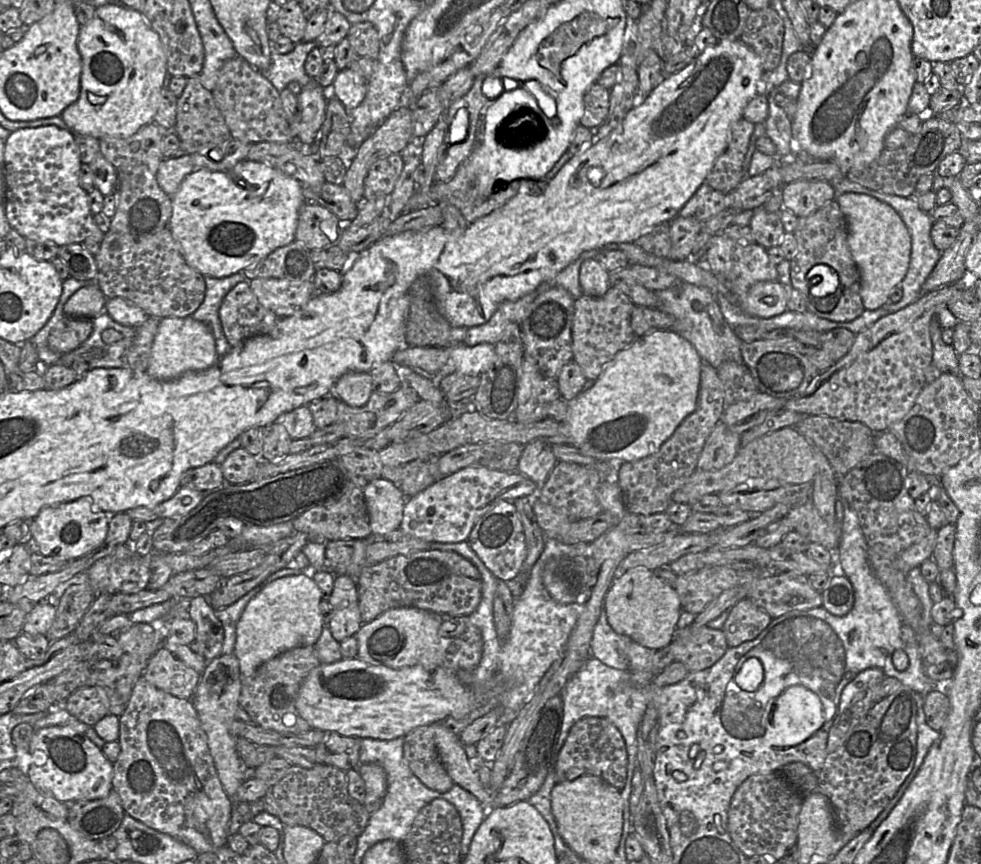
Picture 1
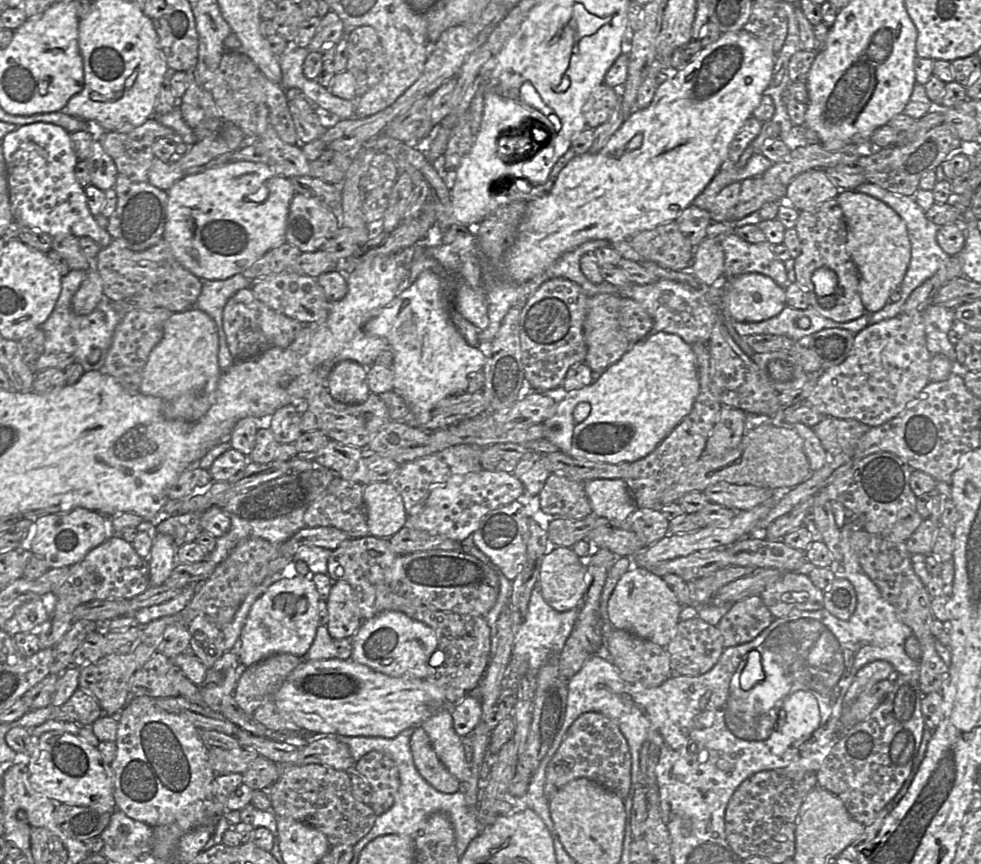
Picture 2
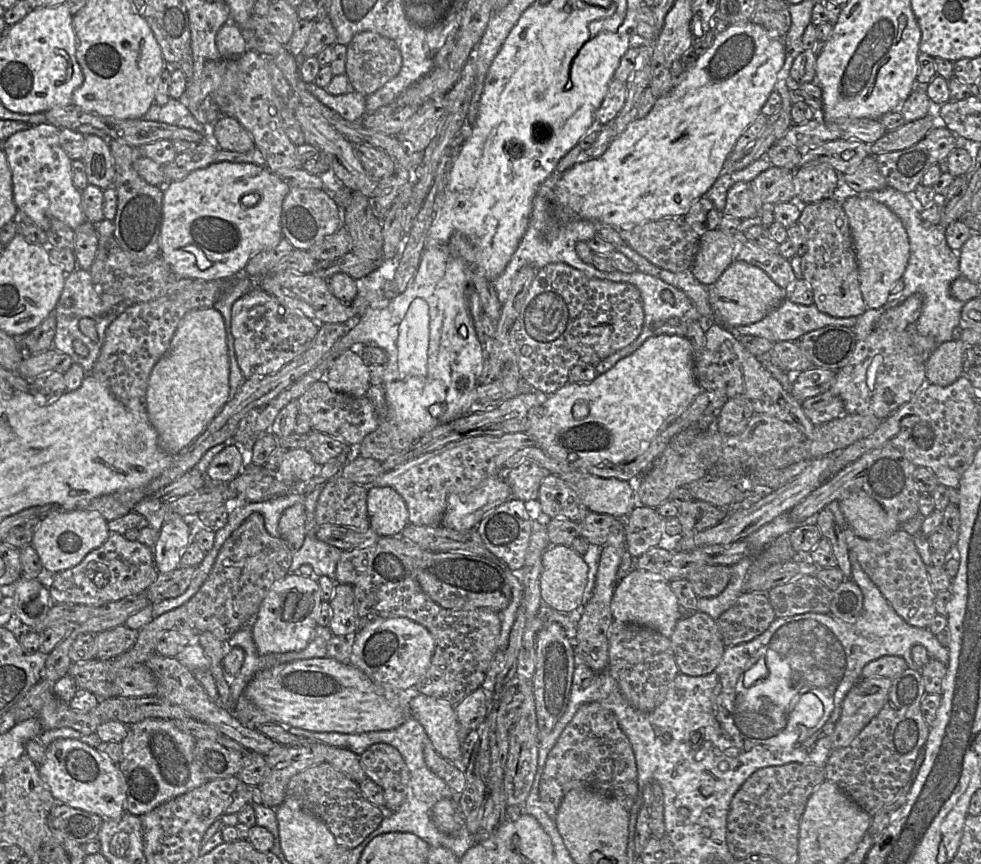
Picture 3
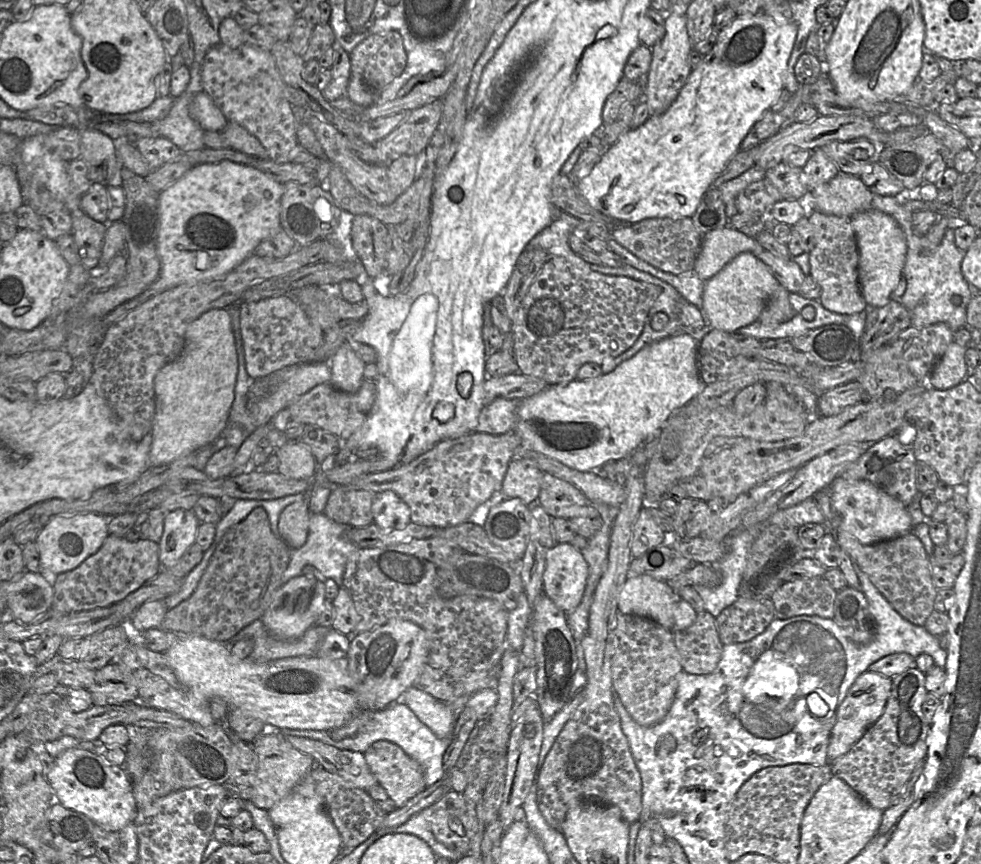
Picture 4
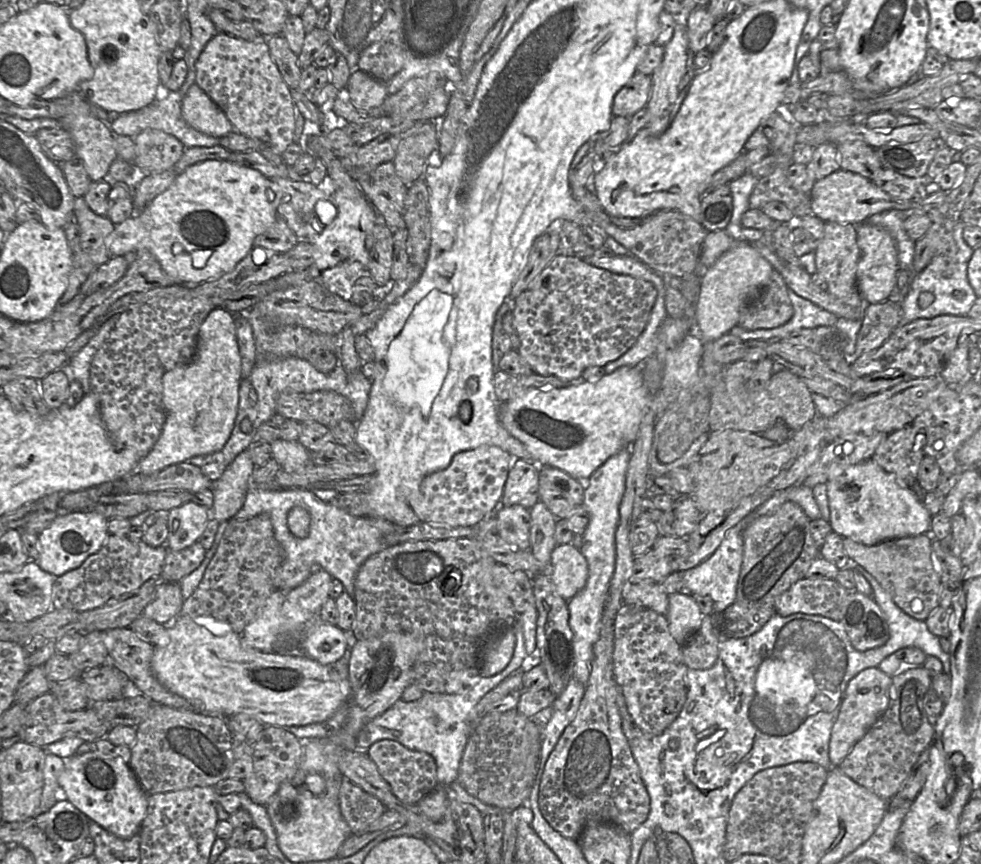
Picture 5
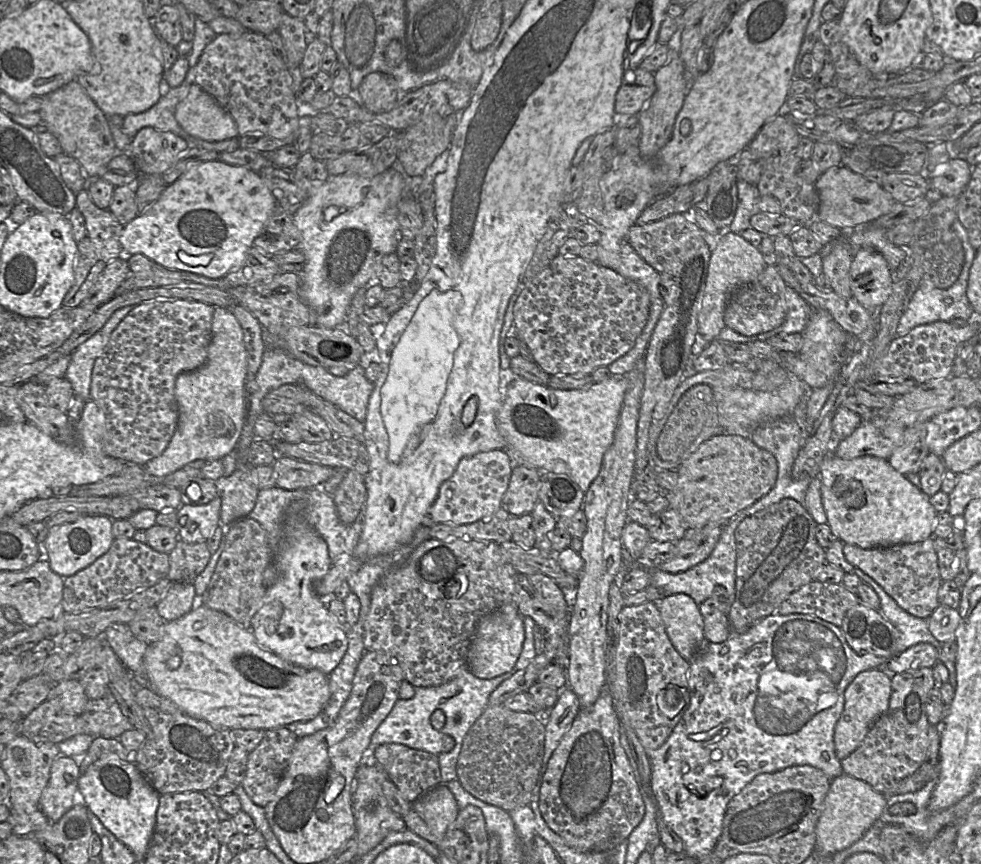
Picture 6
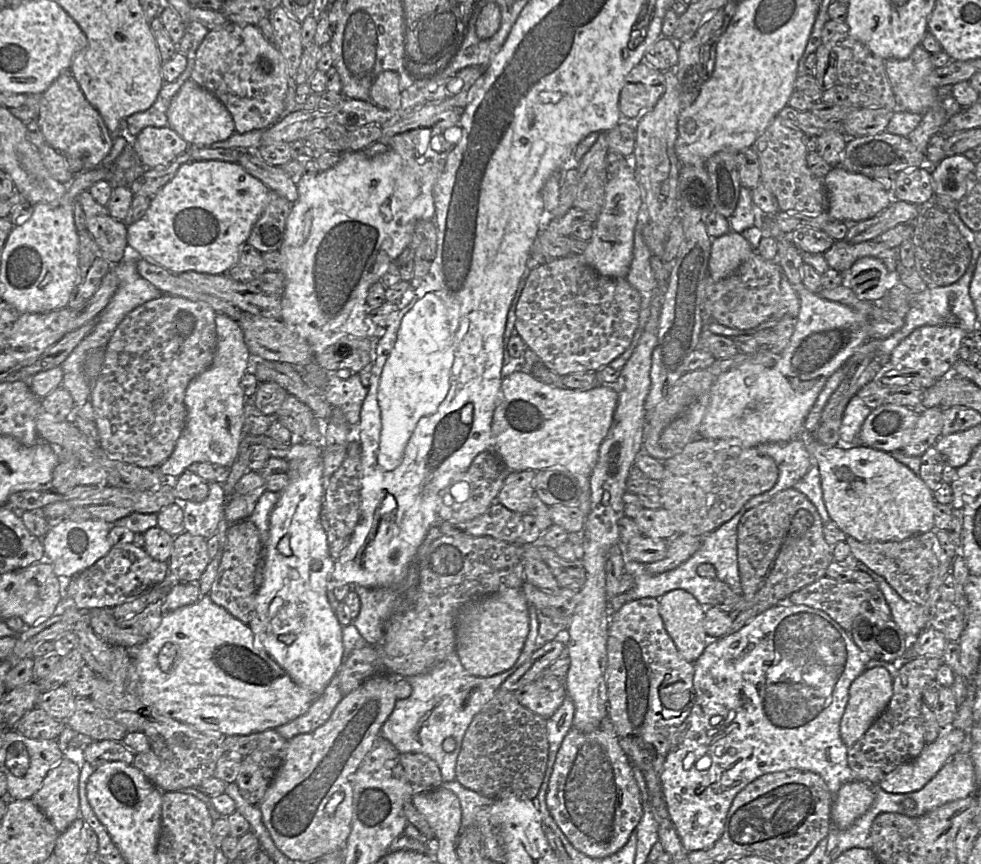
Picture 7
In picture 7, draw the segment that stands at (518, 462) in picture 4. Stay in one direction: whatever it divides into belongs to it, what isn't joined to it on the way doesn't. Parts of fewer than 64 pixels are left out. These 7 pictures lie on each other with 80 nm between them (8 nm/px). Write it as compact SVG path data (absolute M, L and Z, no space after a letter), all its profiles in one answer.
M532 470L509 472L496 502L513 512L526 514L535 494L533 488L535 474L536 471Z

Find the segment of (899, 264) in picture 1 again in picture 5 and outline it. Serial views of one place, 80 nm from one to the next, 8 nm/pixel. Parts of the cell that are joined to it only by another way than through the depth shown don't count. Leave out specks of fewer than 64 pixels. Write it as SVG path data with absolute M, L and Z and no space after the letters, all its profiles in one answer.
M866 222L853 224L856 228L859 261L856 283L865 304L877 304L893 297L896 290L899 264L897 249L891 234L883 227Z

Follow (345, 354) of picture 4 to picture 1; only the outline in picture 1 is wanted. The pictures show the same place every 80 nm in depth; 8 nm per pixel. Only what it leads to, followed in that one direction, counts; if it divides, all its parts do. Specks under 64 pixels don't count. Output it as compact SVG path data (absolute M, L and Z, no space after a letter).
M349 371L334 383L330 395L351 407L364 406L372 393L368 372Z

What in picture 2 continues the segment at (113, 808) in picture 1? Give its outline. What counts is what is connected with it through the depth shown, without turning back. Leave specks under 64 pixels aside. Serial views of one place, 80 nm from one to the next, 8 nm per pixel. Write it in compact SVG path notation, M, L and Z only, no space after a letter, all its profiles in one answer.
M60 804L54 820L69 837L84 842L99 837L109 825L111 813L100 813L90 807Z

